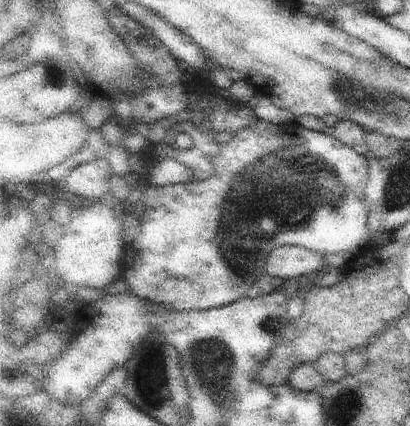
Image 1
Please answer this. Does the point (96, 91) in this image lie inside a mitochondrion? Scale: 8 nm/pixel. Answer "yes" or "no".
no

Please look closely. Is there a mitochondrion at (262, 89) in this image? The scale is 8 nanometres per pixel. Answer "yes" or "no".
no

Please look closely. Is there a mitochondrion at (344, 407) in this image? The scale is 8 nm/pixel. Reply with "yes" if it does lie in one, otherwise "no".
yes

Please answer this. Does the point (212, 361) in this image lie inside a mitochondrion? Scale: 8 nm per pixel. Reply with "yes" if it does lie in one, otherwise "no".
yes

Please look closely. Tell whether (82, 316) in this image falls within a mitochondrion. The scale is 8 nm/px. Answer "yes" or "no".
no

